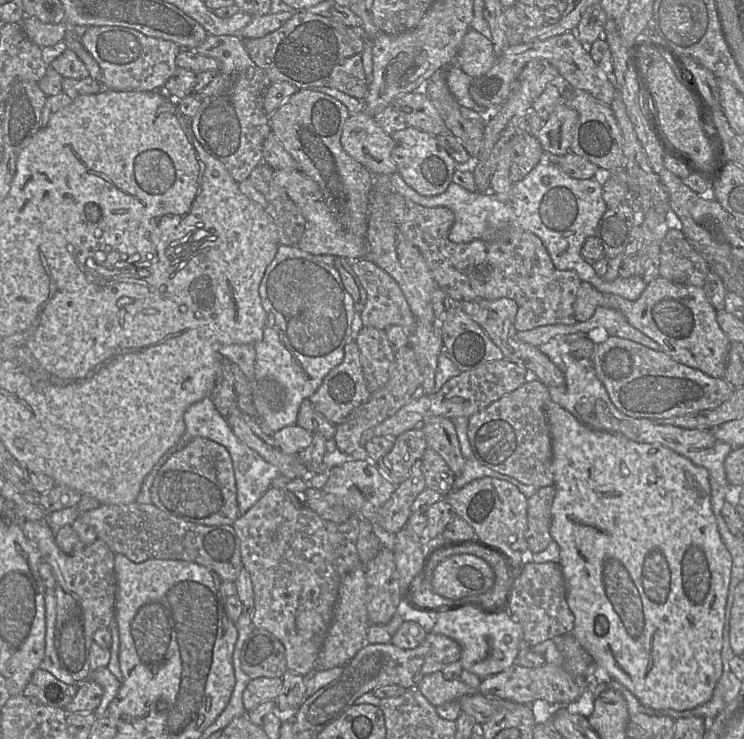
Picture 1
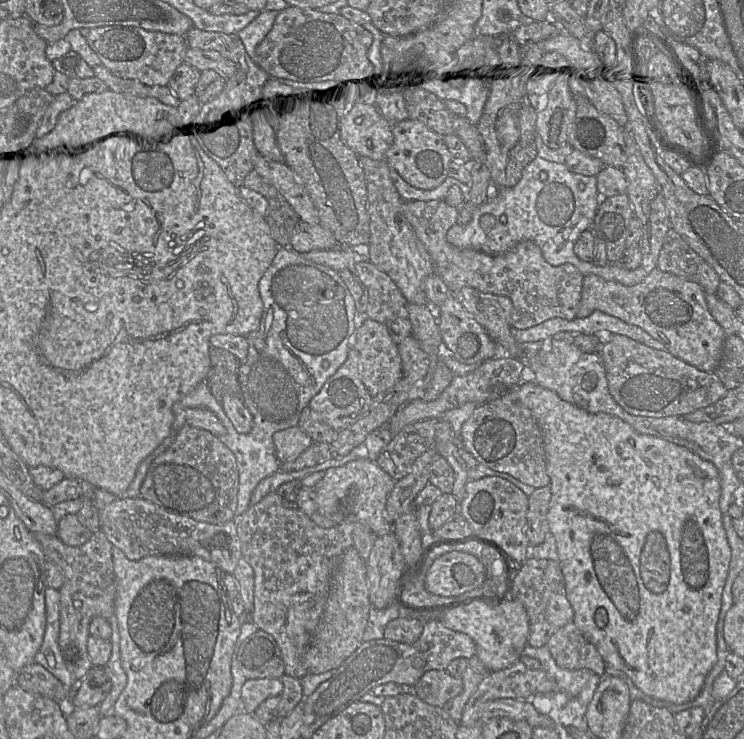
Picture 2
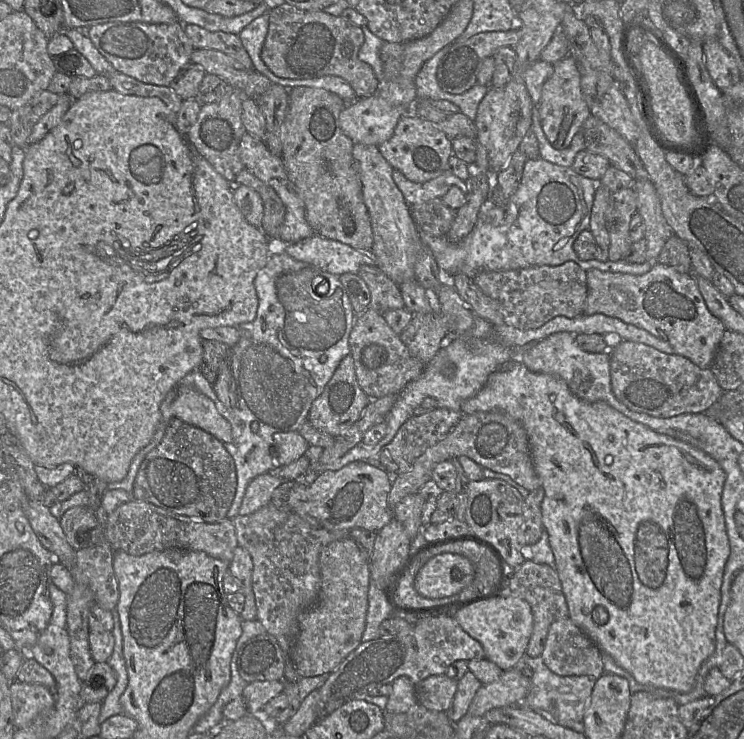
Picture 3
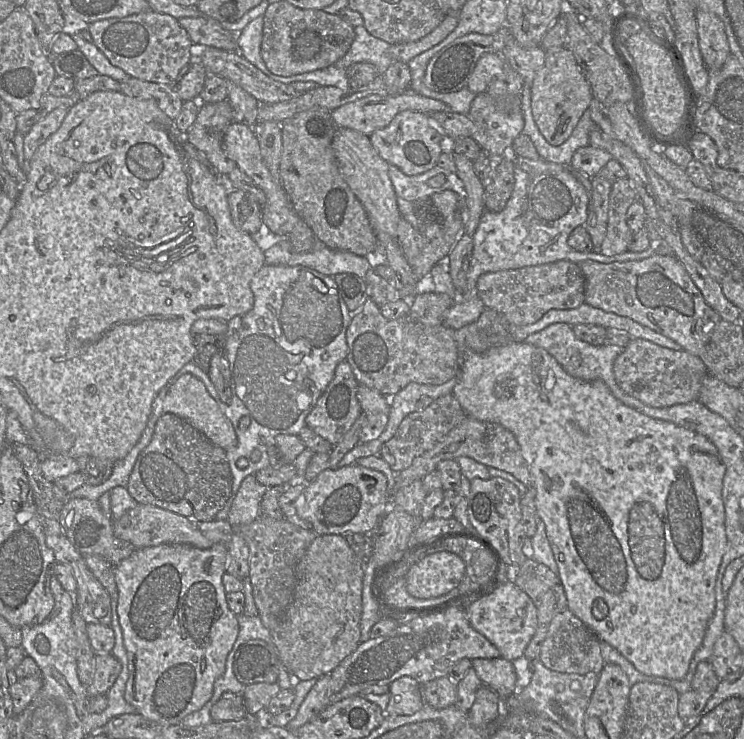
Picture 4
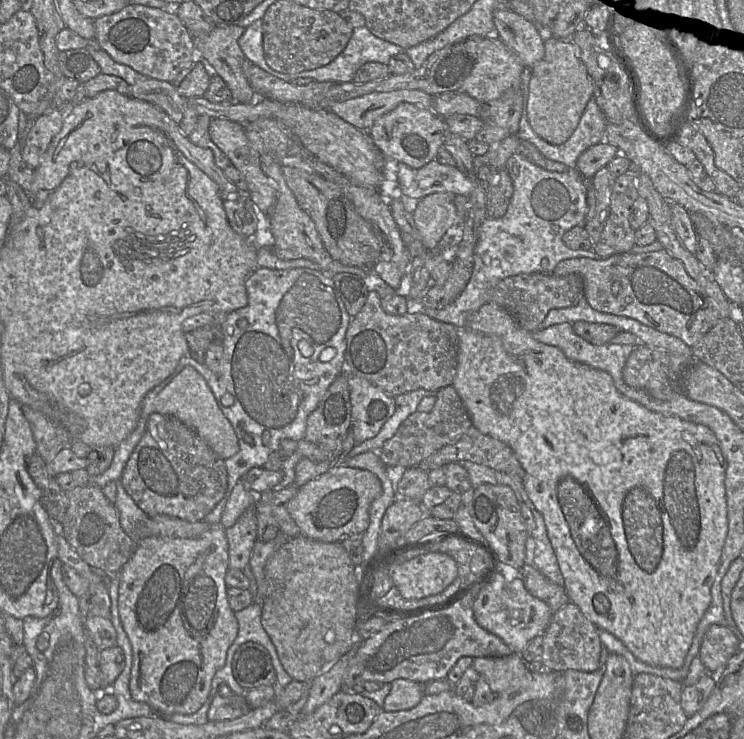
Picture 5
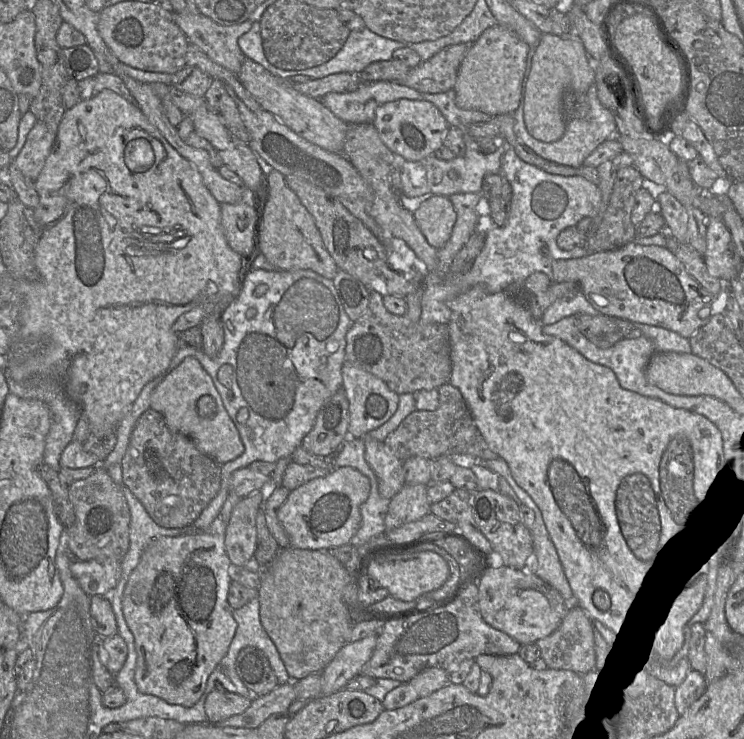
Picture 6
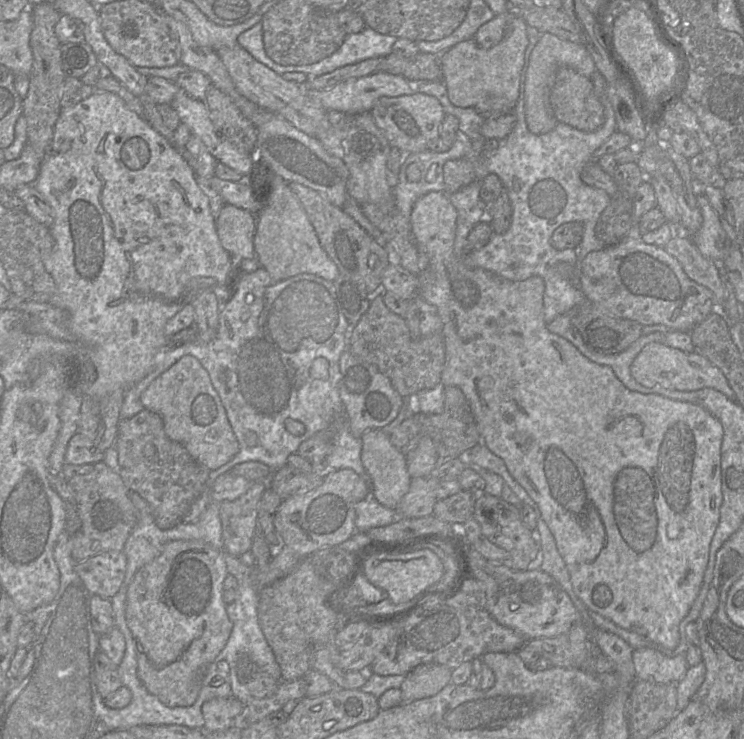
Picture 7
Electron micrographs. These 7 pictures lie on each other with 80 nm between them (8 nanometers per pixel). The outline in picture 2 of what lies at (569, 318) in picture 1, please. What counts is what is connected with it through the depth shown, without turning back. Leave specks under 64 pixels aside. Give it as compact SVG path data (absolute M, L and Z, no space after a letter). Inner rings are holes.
M443 200L404 201L402 214L419 240L429 253L436 272L446 284L451 293L463 287L472 287L484 293L508 297L512 302L510 326L515 329L527 329L551 318L571 320L576 318L581 299L584 275L572 264L552 266L548 264L539 246L530 240L523 240L513 248L500 254L488 254L476 249L461 249L447 241L448 230L457 223L458 209L446 204Z

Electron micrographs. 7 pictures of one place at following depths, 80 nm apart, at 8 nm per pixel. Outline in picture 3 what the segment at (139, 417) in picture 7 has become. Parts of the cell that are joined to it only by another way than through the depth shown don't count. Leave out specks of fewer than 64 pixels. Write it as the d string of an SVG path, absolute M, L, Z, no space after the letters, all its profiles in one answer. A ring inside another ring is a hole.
M173 417L161 442L141 462L131 496L196 521L219 523L227 519L236 486L235 464L223 443L204 430Z

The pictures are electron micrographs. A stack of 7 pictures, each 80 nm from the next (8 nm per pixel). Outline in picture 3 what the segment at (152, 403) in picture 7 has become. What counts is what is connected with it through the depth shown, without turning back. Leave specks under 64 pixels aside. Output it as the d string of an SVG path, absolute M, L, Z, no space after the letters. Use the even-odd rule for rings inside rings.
M186 388L172 403L173 416L200 428L222 443L233 441L230 423L217 411L215 403L194 388Z

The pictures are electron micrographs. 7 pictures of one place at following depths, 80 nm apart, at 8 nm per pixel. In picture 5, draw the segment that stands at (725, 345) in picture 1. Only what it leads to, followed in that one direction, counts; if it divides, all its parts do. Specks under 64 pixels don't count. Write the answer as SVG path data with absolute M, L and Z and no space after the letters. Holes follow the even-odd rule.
M666 249L653 252L614 254L606 258L570 258L560 261L553 274L564 276L578 274L584 282L584 297L589 305L600 312L625 316L658 331L681 339L693 347L720 319L714 302L704 293L697 282L689 276L681 261L674 258Z

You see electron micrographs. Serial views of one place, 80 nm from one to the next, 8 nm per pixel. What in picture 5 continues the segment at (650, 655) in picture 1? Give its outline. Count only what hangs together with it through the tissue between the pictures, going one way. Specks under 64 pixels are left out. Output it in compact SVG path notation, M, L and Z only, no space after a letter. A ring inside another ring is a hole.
M493 302L485 303L477 311L468 316L463 326L457 328L458 364L457 372L451 385L457 391L463 404L465 405L473 426L477 428L481 433L491 436L507 444L514 451L518 461L523 467L525 471L523 487L536 509L544 518L548 538L551 542L560 571L564 578L564 589L569 598L569 602L572 602L573 604L578 606L583 615L592 623L594 623L598 629L605 629L615 635L619 640L621 640L638 660L656 667L680 668L683 665L686 655L692 645L692 641L695 636L698 624L700 623L700 620L711 604L711 586L719 568L719 562L728 531L727 505L724 483L726 461L722 454L719 441L707 426L685 421L673 415L665 415L662 413L653 412L645 408L641 404L625 397L616 389L614 381L609 373L600 369L593 368L586 364L569 360L564 355L562 350L558 347L547 345L535 340L533 337L533 332L535 331L528 331L522 328L512 317L512 315L501 306Z

